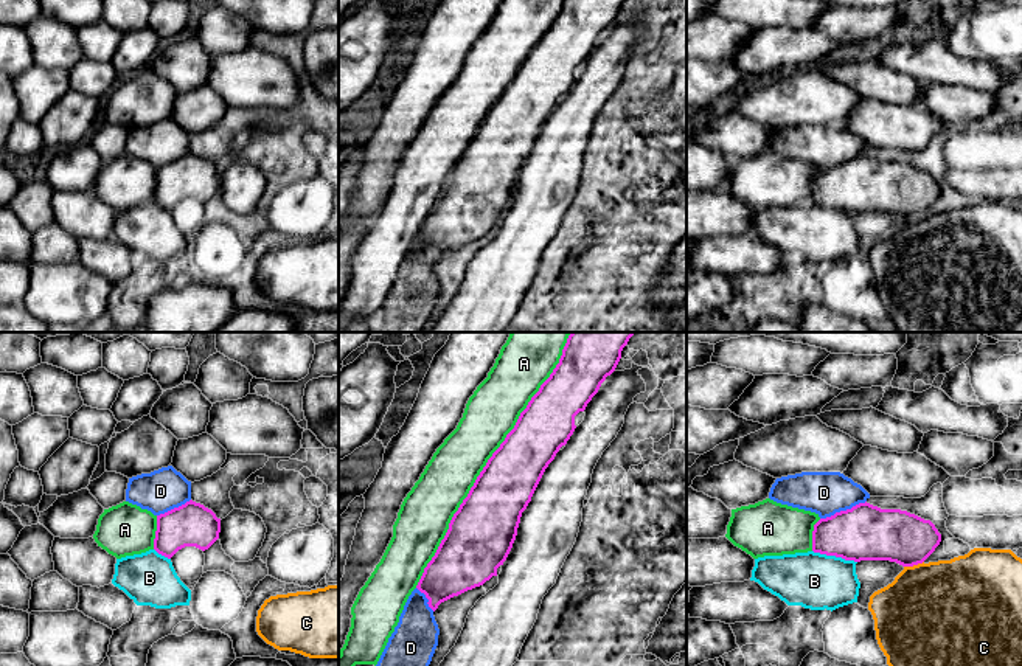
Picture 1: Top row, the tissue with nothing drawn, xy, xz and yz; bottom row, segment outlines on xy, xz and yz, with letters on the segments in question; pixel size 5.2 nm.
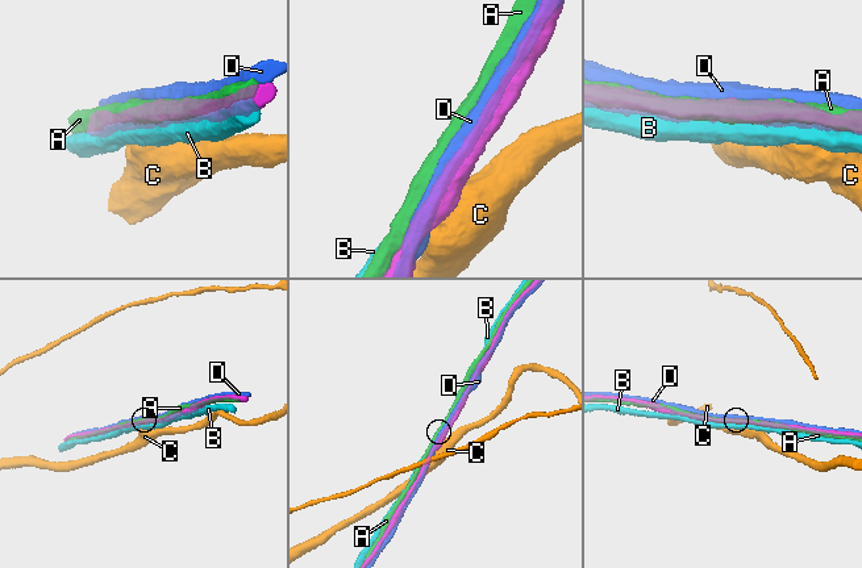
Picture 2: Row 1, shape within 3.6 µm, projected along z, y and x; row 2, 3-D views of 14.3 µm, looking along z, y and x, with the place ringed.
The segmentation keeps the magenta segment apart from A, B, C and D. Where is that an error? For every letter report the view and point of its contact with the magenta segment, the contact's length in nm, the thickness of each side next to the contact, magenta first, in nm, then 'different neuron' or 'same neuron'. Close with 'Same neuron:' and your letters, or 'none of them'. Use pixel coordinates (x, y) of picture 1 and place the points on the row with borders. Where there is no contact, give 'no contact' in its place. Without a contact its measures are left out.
A: contact xz (488, 460); length 1550 nm; calibres 300 and 280 nm; different neuron
B: contact yz (834, 554); length 240 nm; calibres 280 and 300 nm; different neuron
C: contact yz (914, 564); length 110 nm; calibres 280 and 480 nm; different neuron
D: contact yz (842, 511); length 260 nm; calibres 280 and 220 nm; different neuron
Same neuron: none of them

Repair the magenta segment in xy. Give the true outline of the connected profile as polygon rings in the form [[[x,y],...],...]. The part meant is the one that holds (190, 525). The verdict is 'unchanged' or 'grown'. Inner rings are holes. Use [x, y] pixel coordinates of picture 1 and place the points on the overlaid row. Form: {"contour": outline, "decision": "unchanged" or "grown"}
{"contour": [[[193,500],[157,515],[154,550],[171,559],[185,546],[208,550],[221,532],[221,519],[200,503]]], "decision": "unchanged"}

